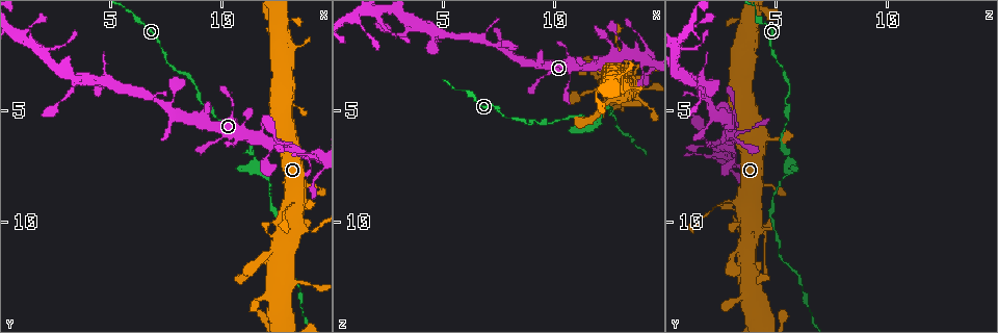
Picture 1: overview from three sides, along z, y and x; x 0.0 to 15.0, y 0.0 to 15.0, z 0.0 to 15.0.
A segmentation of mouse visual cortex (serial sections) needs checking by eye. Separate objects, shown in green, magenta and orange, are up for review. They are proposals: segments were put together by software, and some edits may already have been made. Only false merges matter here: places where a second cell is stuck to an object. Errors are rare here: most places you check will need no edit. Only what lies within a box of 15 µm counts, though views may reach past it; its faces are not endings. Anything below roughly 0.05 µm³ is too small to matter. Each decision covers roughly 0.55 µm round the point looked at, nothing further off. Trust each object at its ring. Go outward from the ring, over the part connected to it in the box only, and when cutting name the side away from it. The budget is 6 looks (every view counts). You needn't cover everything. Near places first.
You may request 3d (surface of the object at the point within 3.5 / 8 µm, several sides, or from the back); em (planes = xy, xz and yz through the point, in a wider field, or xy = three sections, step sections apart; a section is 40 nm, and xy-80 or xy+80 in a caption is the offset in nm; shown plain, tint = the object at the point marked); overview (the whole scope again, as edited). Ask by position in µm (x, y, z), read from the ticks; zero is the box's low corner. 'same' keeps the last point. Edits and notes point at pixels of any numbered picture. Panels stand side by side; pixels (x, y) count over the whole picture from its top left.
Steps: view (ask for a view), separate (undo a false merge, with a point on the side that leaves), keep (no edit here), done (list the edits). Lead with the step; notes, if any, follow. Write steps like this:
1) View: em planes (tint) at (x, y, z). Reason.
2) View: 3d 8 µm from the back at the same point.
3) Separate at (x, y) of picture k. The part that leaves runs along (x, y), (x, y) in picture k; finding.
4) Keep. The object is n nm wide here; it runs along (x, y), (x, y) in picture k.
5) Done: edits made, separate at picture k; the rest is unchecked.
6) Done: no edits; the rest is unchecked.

View: 3d 3.5 µm at (9.5, 6.5, 3.5).

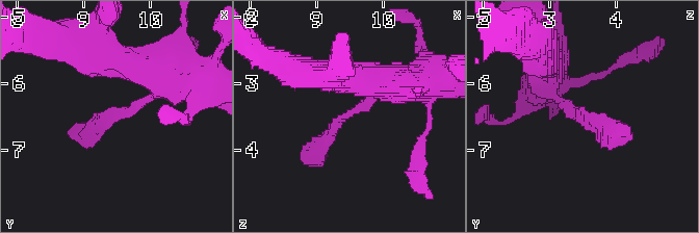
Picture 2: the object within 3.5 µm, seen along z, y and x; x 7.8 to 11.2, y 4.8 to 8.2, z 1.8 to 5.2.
View: em xy step 1 (tint) at (9.50, 6.40, 3.45).

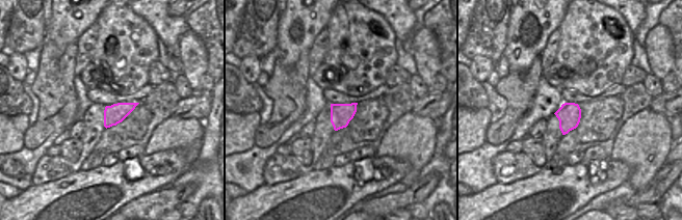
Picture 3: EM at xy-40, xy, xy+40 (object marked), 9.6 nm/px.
Keep. It runs along (395, 84), (335, 124), (309, 161) in picture 2; one cell here.

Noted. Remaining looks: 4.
View: 3d 3.5 µm at (11.5, 7.2, 5.6). Thin neck.

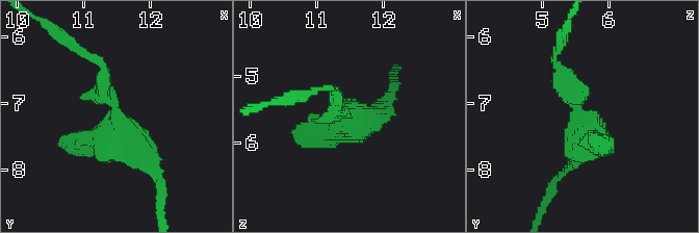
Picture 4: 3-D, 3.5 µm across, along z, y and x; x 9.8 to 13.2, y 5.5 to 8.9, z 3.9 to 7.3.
View: em xy step 2 (tint) at (11.55, 7.20, 5.60). Need the tissue.

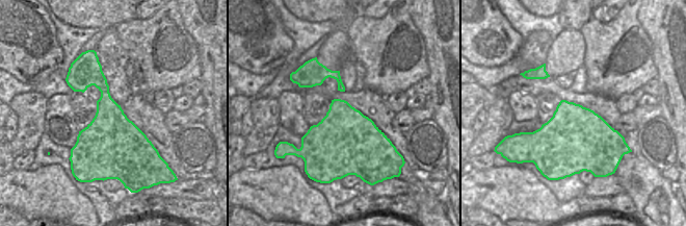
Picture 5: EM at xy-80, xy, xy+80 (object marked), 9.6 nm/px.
Keep. It runs along (103, 76), (119, 133), (160, 185) in picture 4; all the same cell.

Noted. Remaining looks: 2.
Done: no edits; the rest is unchecked.

